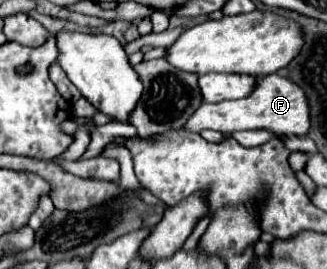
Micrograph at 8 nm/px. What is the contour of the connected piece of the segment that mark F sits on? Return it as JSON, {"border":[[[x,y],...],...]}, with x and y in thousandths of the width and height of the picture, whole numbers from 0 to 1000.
{"border":[[[829,271],[810,286],[792,286],[780,309],[780,331],[768,353],[743,368],[713,375],[676,375],[676,383],[621,383],[566,465],[584,487],[615,480],[657,480],[676,494],[713,494],[737,480],[829,480],[847,509],[859,502],[939,502],[945,480],[945,390],[933,383],[933,346],[920,323],[902,323],[896,301]]]}

